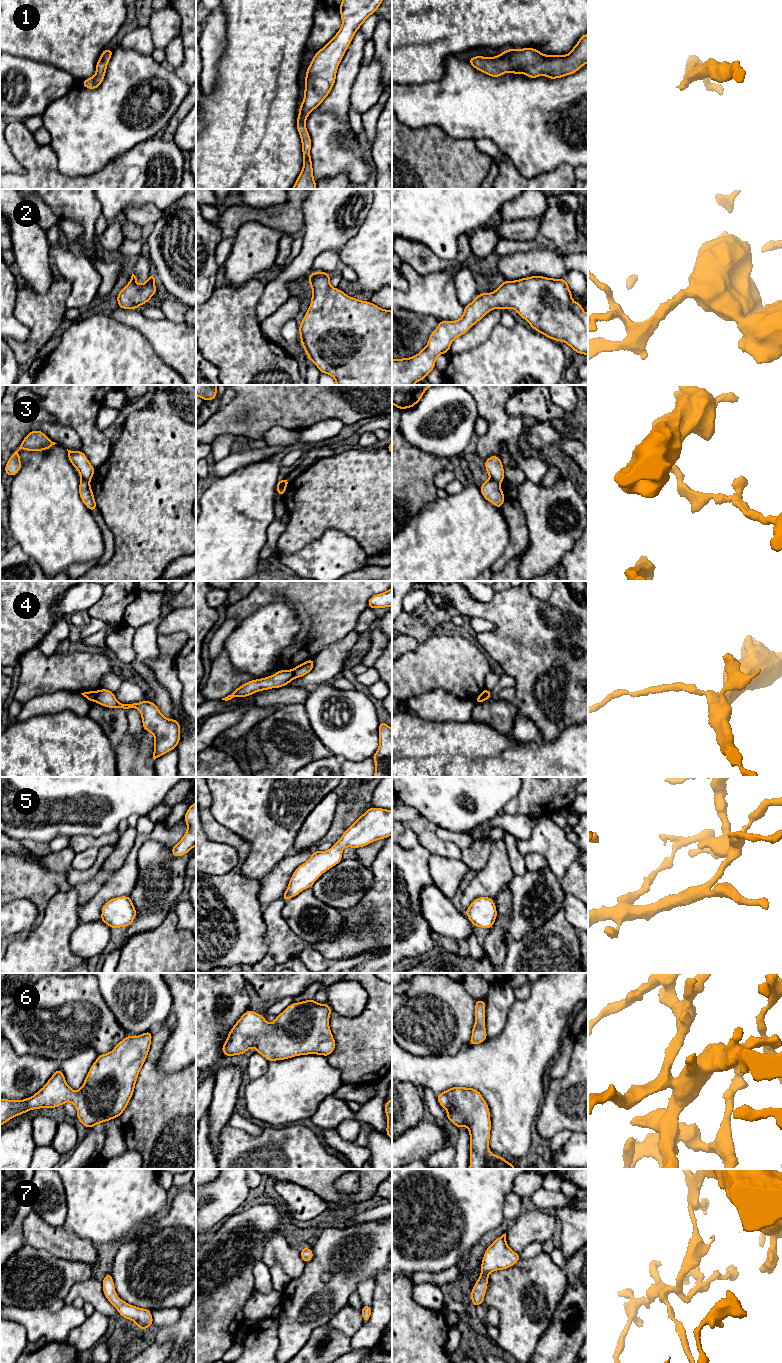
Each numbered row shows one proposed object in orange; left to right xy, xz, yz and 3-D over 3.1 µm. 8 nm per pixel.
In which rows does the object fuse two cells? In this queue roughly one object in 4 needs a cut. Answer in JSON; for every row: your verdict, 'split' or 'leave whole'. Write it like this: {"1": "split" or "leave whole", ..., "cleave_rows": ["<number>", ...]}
{"1": "leave whole", "2": "leave whole", "3": "split", "4": "split", "5": "leave whole", "6": "leave whole", "7": "leave whole", "cleave_rows": ["3", "4"]}

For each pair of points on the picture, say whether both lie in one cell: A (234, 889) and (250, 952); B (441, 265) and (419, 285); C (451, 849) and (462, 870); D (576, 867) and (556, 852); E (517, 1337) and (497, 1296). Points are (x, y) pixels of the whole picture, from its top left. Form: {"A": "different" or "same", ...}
{"A": "same", "B": "different", "C": "different", "D": "different", "E": "same"}

